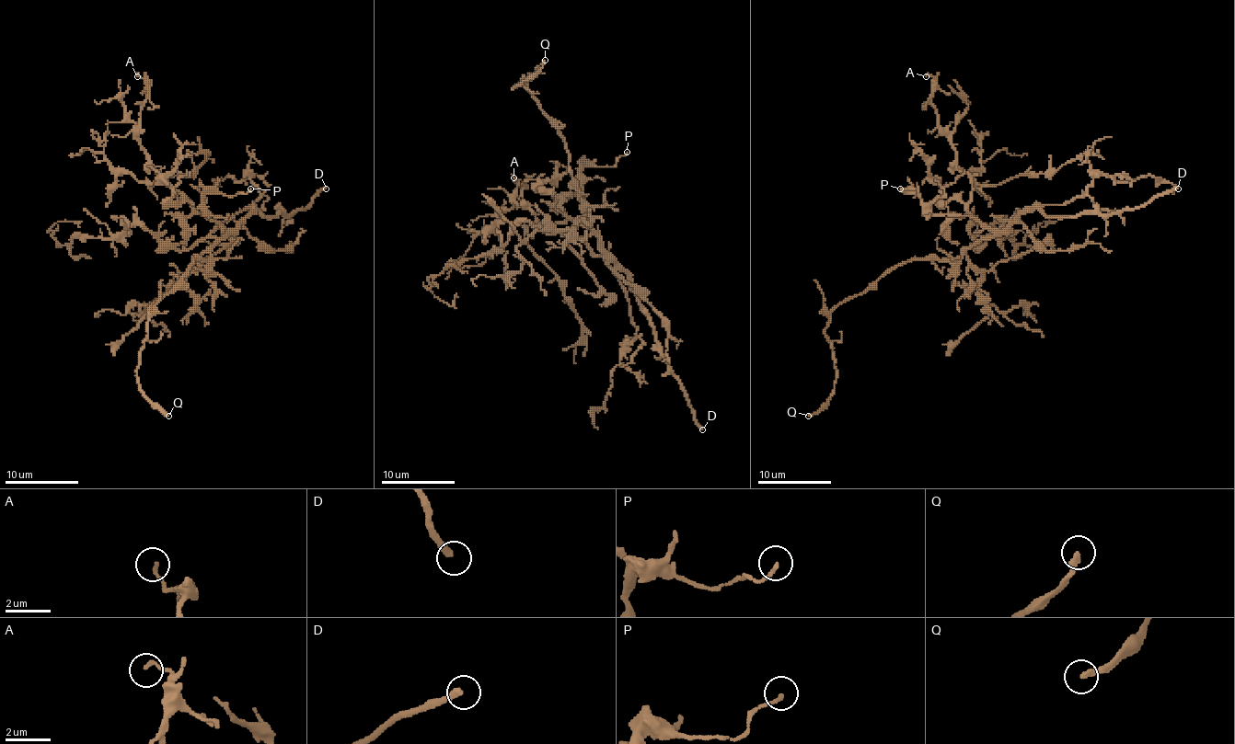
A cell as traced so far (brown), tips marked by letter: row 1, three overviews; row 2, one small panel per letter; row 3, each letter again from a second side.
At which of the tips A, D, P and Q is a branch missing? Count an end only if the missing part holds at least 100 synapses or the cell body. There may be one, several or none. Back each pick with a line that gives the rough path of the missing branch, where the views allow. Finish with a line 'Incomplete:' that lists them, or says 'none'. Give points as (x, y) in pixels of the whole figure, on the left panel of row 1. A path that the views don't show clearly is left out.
D: (326, 188), (346, 168), (340, 144), (317, 120), (315, 106), (300, 115), (271, 111), (261, 100), (261, 89)
Incomplete: D

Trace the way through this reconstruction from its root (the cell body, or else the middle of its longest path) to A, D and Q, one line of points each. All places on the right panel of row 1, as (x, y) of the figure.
A: (970, 246), (994, 234), (968, 211), (972, 183), (939, 124), (933, 78), (926, 76)
D: (970, 246), (986, 238), (998, 236), (1023, 211), (1038, 209), (1047, 216), (1121, 214), (1178, 188)
Q: (970, 246), (955, 259), (902, 261), (830, 313), (825, 337), (834, 351), (834, 392), (808, 416)

